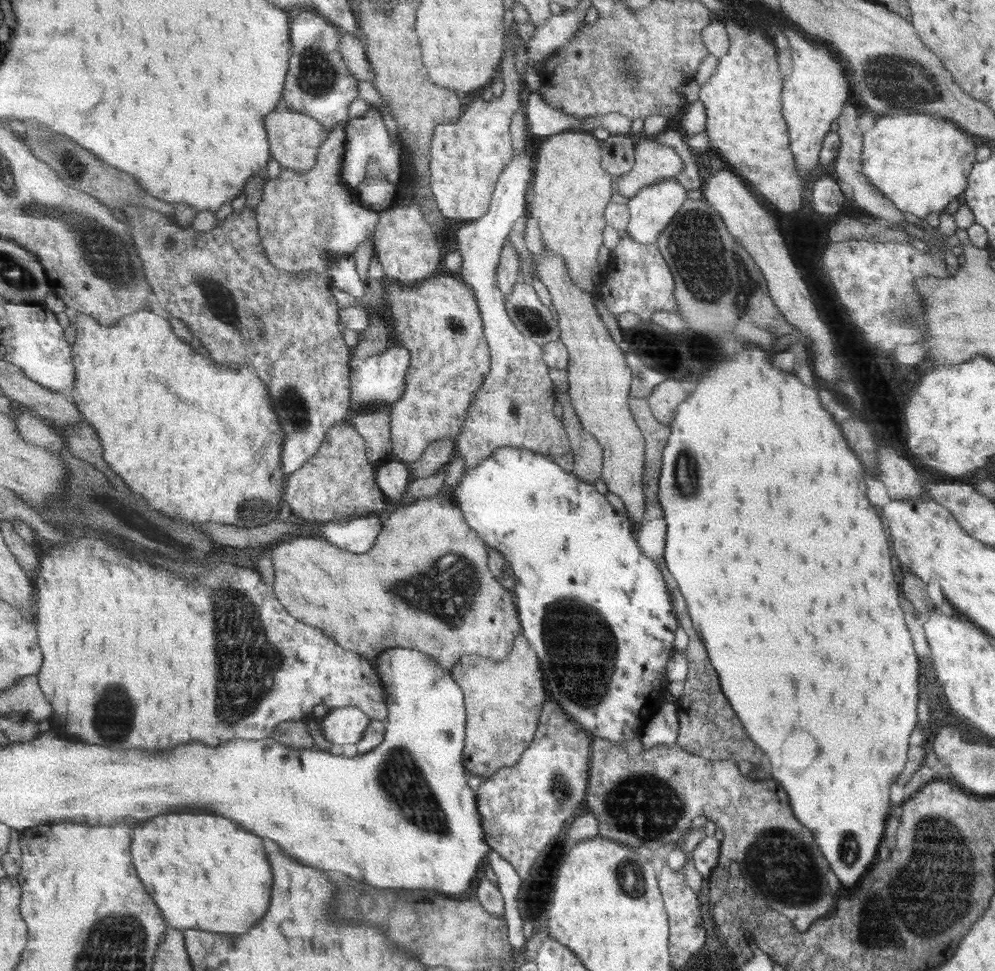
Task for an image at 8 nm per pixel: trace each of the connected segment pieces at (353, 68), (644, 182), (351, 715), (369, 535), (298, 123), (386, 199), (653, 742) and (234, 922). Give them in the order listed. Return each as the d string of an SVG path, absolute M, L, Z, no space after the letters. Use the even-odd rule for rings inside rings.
M347 31L342 34L341 49L343 58L346 59L350 72L361 81L368 81L373 85L377 79L373 63L367 56L366 44L363 37L355 36Z
M654 138L639 142L635 166L629 173L617 177L618 192L630 199L645 186L675 179L683 167L683 160L673 148L655 142Z
M359 707L330 709L322 722L324 737L335 744L358 744L371 718Z
M373 513L363 518L347 518L319 525L320 536L333 546L354 554L370 552L382 532L384 516Z
M284 103L277 105L270 116L267 116L266 127L273 158L279 162L282 169L293 169L299 173L315 168L319 150L331 134L331 131L327 131L318 119L308 114L295 112Z
M378 176L366 178L355 189L359 202L365 208L382 213L395 205L398 185L390 183L386 177Z
M665 702L651 717L639 737L647 750L659 745L673 746L679 738L680 707L677 702Z
M185 812L159 814L149 818L147 822L137 824L133 827L133 843L131 843L131 854L134 856L134 864L138 868L139 878L142 879L146 889L150 891L151 896L158 903L162 910L162 915L166 918L166 924L171 927L184 931L185 929L207 930L210 933L225 933L228 935L245 934L265 916L269 902L274 896L274 871L268 856L266 847L263 846L263 840L259 835L245 830L240 823L231 820L223 815L213 814L211 812Z

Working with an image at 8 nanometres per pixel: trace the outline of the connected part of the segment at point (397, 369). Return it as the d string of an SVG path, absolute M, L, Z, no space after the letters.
M394 344L383 353L373 354L366 359L353 355L350 367L351 409L350 415L370 410L381 404L393 404L402 396L407 388L407 370L411 366L411 351L405 345Z

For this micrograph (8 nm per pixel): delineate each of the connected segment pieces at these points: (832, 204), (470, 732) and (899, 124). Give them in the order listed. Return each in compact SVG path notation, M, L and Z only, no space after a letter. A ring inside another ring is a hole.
M828 176L815 179L811 192L811 206L819 216L837 214L845 202L836 181Z
M525 635L516 638L514 649L505 660L497 661L478 654L461 657L450 671L455 681L462 686L467 700L466 748L464 750L465 766L479 776L491 778L503 767L515 766L529 748L538 732L541 710L544 709L547 694L543 684L542 661Z
M921 113L900 114L895 116L880 115L879 119L875 120L873 128L862 134L861 171L863 171L863 175L867 177L870 183L875 186L876 189L879 189L880 192L883 193L883 196L887 197L887 200L891 201L891 203L899 209L899 212L910 212L917 218L922 219L929 213L941 213L948 202L954 200L958 194L961 194L961 192L965 190L966 176L969 174L971 166L973 166L975 162L976 148L975 138L971 138L969 133L955 128L951 122L946 122L944 119Z

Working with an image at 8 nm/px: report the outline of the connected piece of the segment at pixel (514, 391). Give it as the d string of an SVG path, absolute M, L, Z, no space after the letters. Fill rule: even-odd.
M529 148L513 157L497 183L491 207L481 218L464 221L457 226L456 250L461 252L462 280L475 290L478 309L482 311L486 339L490 343L491 371L483 379L483 388L475 393L475 402L467 413L467 421L457 436L455 456L464 460L464 468L477 467L503 447L534 450L554 459L571 473L575 470L575 457L569 434L561 417L553 413L557 404L553 391L555 384L549 378L549 365L545 362L541 345L523 334L511 320L506 306L506 295L500 289L498 268L502 250L517 218L529 213L527 190L534 179L535 158Z

